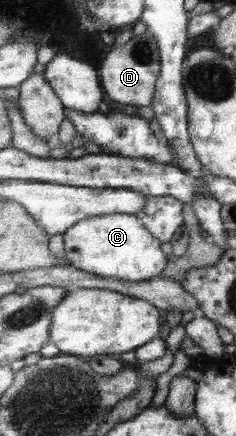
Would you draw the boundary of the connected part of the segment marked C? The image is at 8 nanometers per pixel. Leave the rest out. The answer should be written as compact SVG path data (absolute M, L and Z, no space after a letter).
M112 214L89 217L79 221L63 233L64 257L76 269L100 277L143 282L160 276L166 267L166 253L160 249L160 240L147 230L136 214Z

